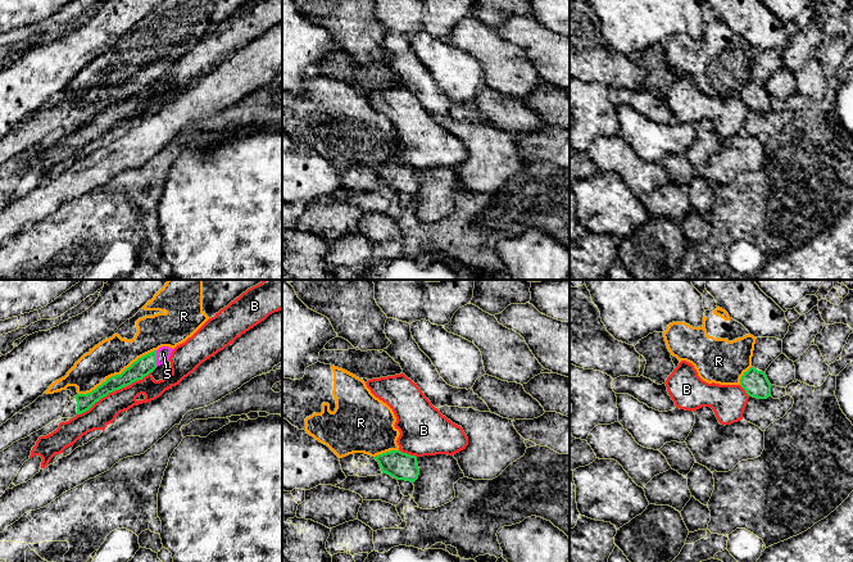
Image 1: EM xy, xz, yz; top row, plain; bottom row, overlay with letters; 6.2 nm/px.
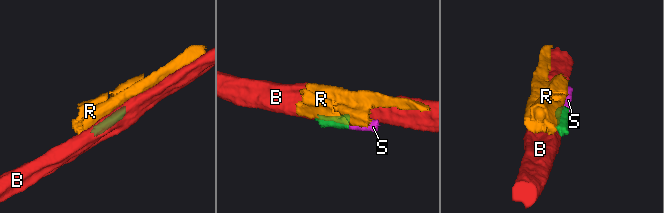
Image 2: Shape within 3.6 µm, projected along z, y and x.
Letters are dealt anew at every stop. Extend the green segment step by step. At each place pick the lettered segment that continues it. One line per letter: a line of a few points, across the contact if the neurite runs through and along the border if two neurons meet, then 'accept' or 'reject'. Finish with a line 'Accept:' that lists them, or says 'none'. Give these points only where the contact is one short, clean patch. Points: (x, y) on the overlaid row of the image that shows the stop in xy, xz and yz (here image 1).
B: reject
R: reject
S: line xy (145, 365), (155, 358), (163, 353); accept
Accept: S

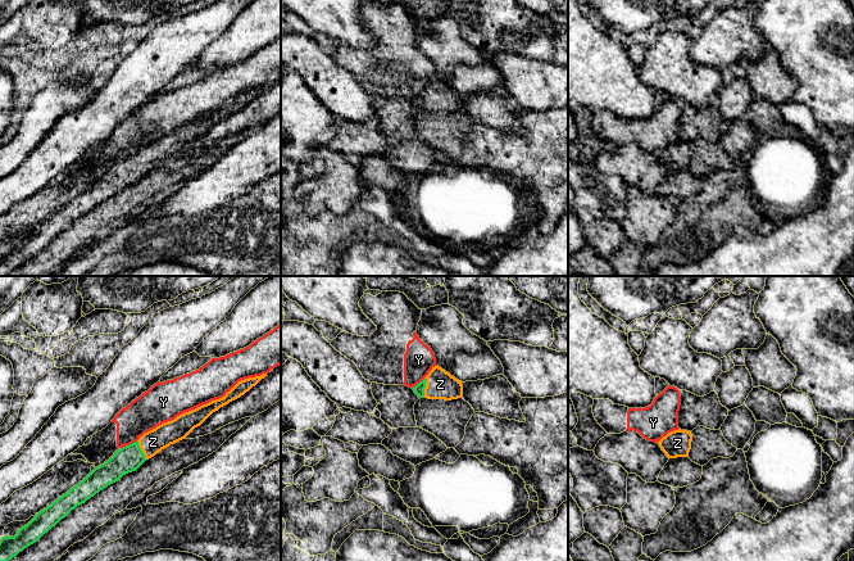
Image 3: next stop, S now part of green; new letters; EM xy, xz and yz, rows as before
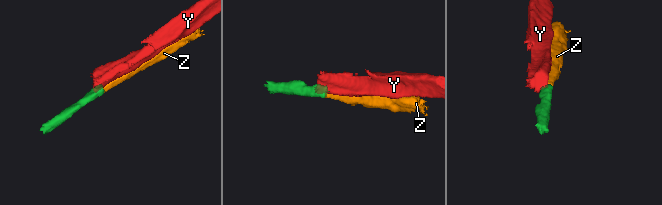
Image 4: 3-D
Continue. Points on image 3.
Y: line xy (136, 440), (121, 448); reject
Z: line xz (418, 389), (423, 388), (440, 384); accept
Accept: Z

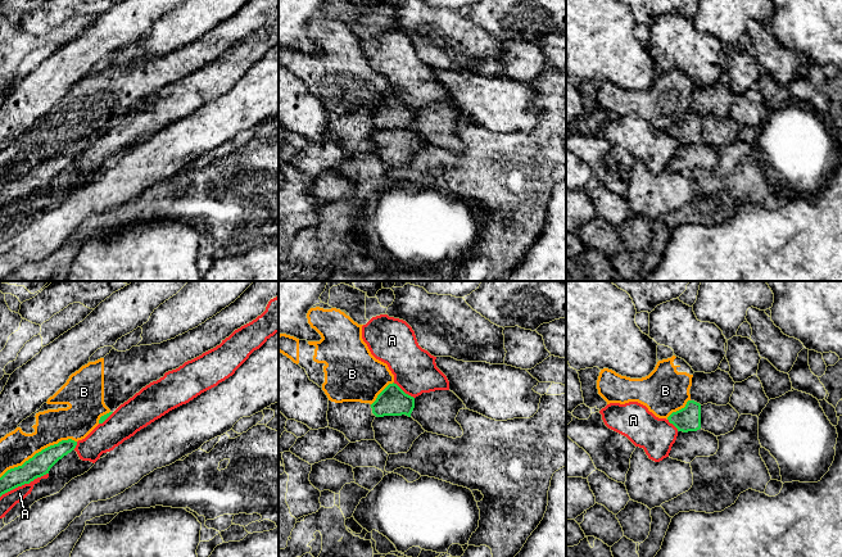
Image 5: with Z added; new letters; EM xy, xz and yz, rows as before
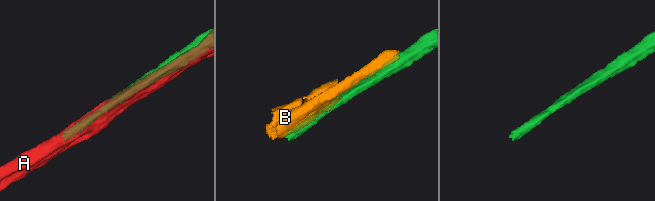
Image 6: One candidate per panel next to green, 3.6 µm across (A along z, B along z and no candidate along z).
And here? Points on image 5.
A: reject
B: reject
Accept: none

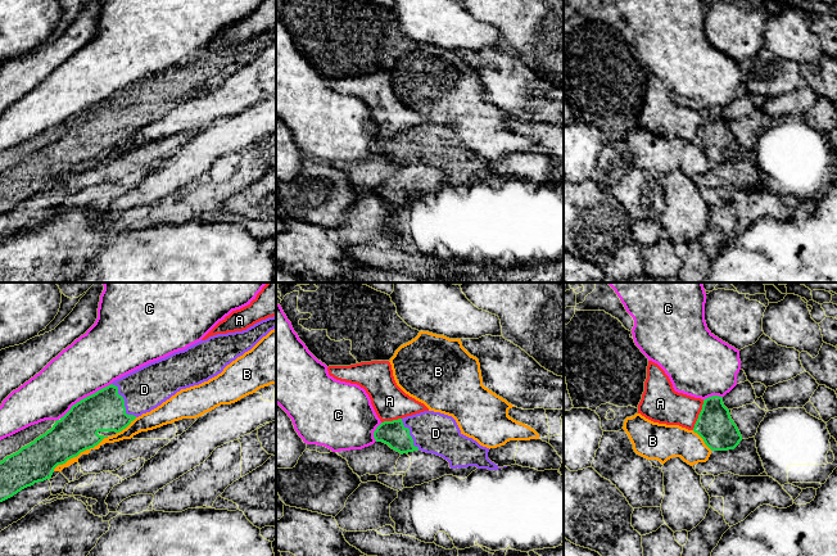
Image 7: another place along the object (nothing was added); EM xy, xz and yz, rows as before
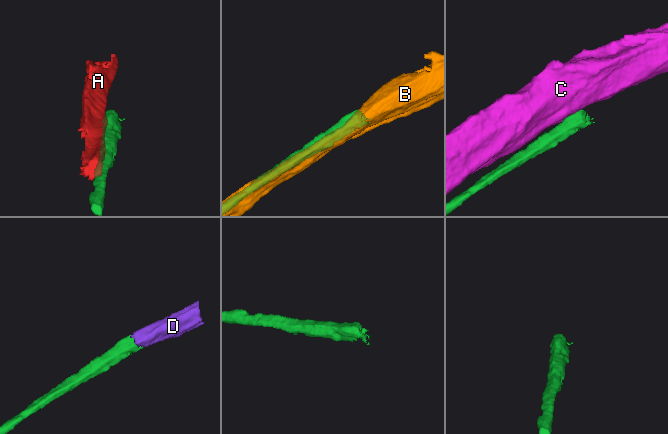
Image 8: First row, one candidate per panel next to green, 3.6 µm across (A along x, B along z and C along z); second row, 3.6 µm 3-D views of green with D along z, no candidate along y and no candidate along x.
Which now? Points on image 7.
A: reject
B: reject
C: line xy (111, 383), (77, 401), (55, 421); reject
D: line xy (103, 411), (123, 403), (132, 394), (144, 389); accept
Accept: D

